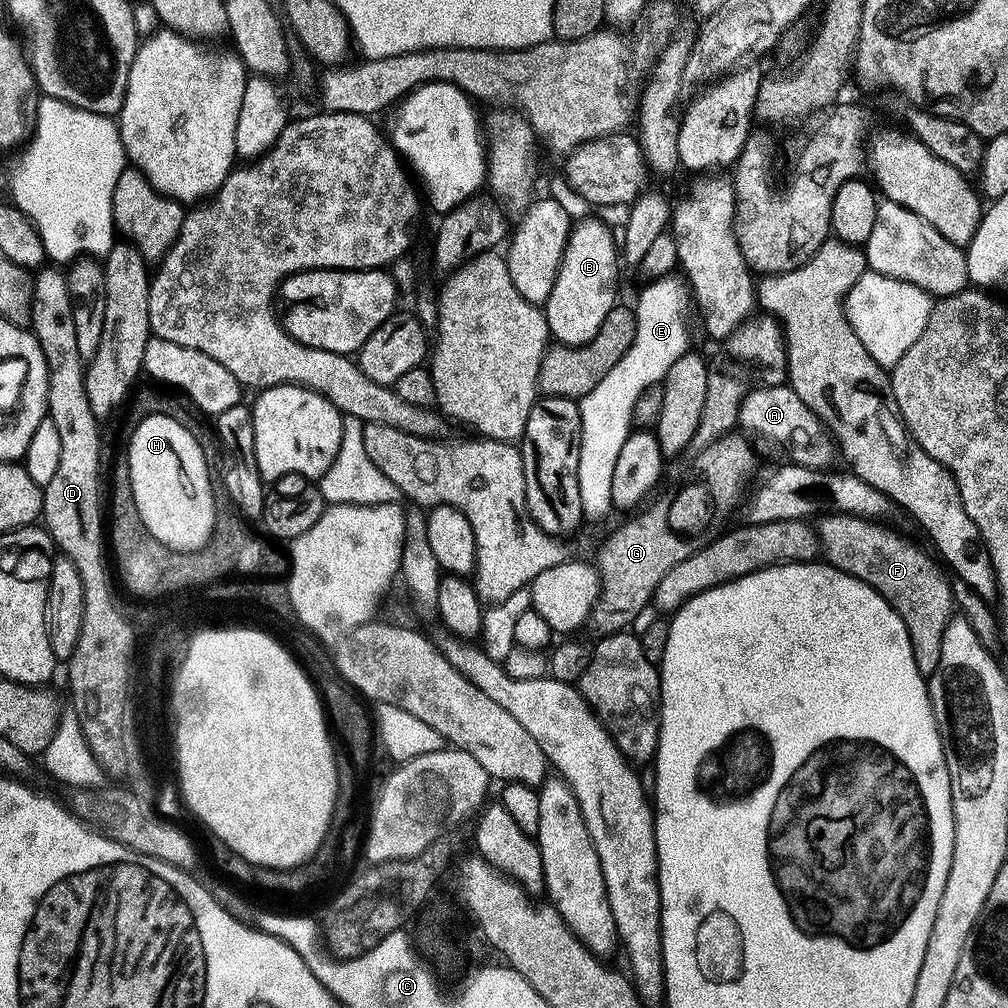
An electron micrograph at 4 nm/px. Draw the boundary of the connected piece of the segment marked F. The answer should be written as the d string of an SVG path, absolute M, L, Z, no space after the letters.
M868 519L864 524L864 576L860 580L882 594L898 618L902 618L906 634L910 634L914 666L918 666L925 678L931 678L938 670L942 638L954 615L950 576L927 547L919 548L914 541L884 524L875 519Z

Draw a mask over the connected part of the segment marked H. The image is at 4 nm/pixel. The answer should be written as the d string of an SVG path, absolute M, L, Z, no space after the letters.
M149 414L137 427L131 429L132 437L128 440L128 481L132 484L134 502L146 530L158 542L162 542L175 552L197 552L212 539L216 531L218 503L212 493L212 480L208 477L208 460L204 457L201 441L186 430L174 418L159 414Z

